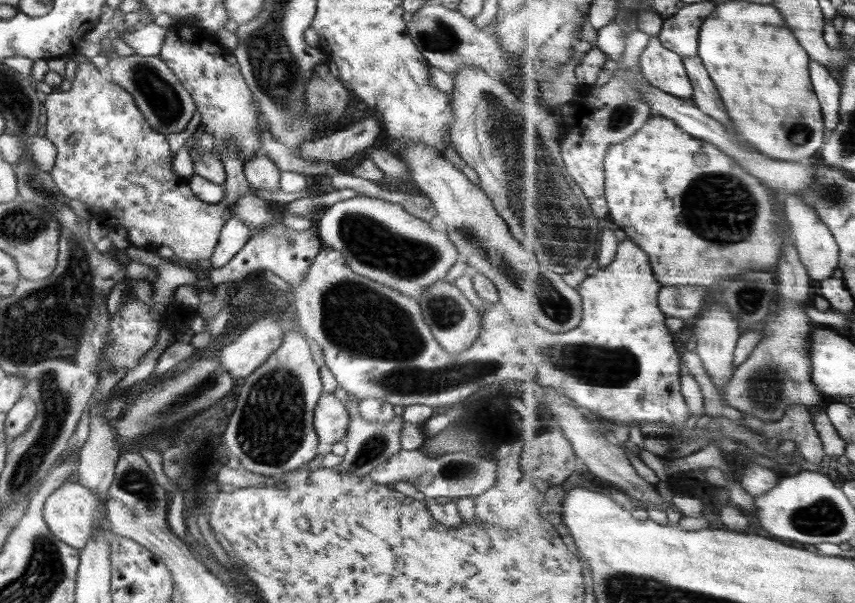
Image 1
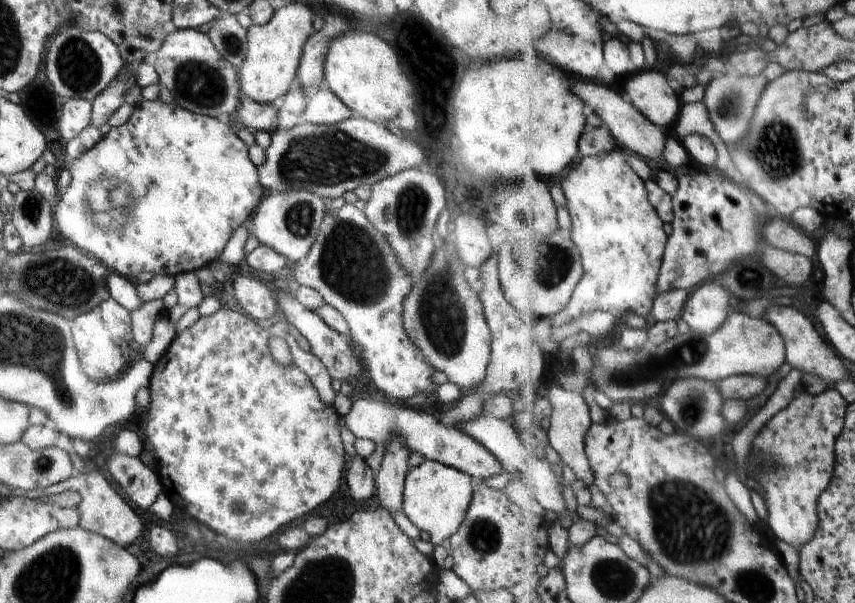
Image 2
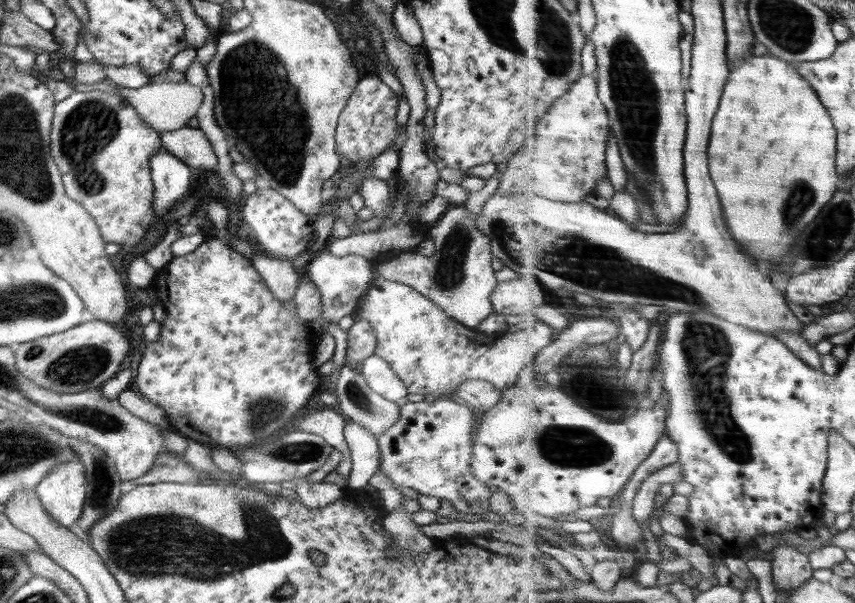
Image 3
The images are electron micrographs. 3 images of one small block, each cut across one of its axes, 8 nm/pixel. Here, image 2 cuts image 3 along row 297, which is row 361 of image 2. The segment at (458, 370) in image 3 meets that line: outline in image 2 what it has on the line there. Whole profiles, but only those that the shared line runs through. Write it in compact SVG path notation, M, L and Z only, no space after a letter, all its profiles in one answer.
M345 203L337 211L326 214L324 220L320 222L320 230L310 247L310 252L306 254L306 258L295 263L293 279L298 284L319 292L324 302L338 310L346 320L350 328L350 341L357 349L365 370L368 370L369 378L372 378L379 390L385 392L388 397L394 396L398 400L405 401L420 393L428 397L437 392L440 386L431 379L436 368L430 366L430 362L426 362L418 346L410 342L402 324L404 302L410 290L414 288L414 281L402 268L402 262L398 262L384 234L372 226L363 211L356 205Z

